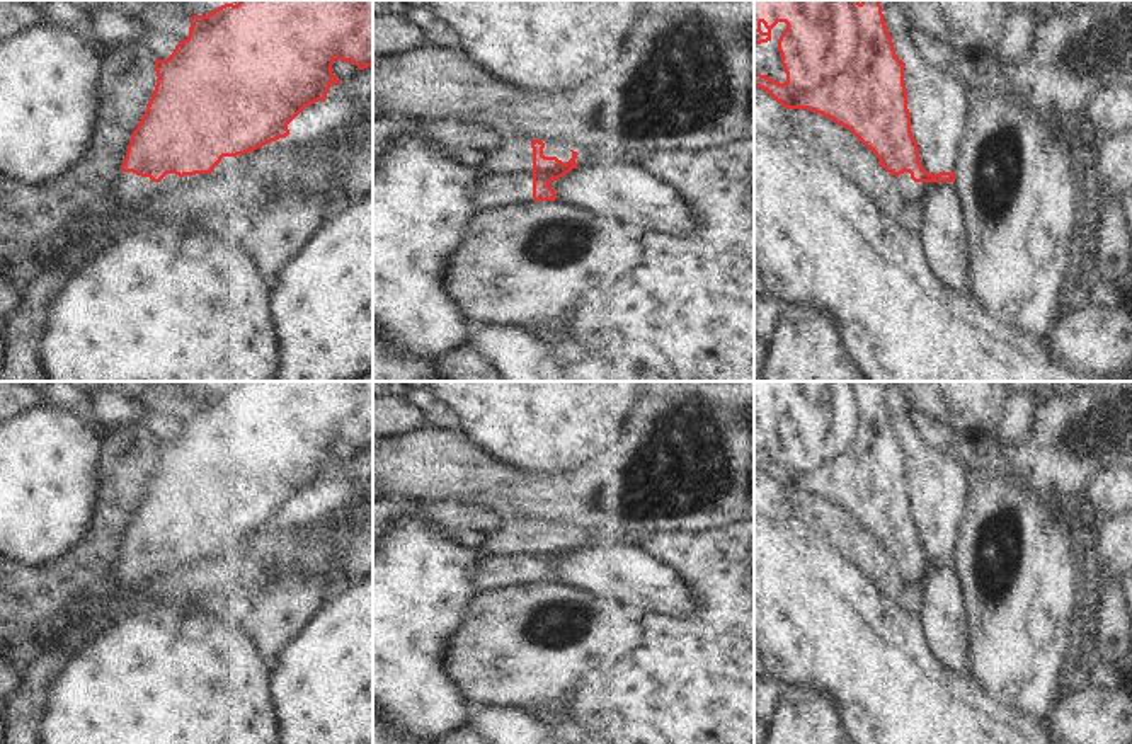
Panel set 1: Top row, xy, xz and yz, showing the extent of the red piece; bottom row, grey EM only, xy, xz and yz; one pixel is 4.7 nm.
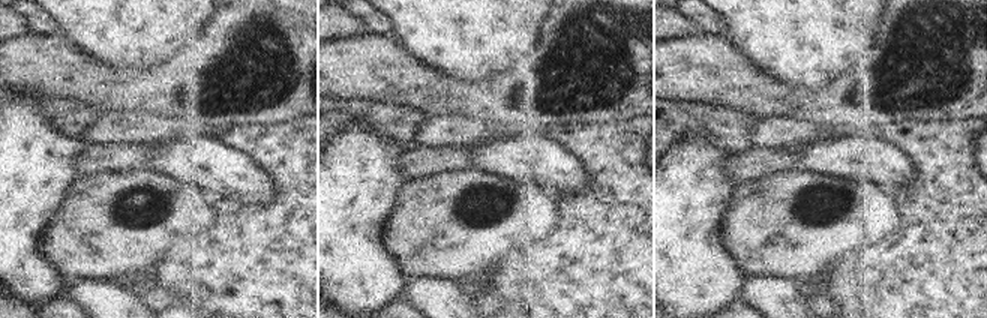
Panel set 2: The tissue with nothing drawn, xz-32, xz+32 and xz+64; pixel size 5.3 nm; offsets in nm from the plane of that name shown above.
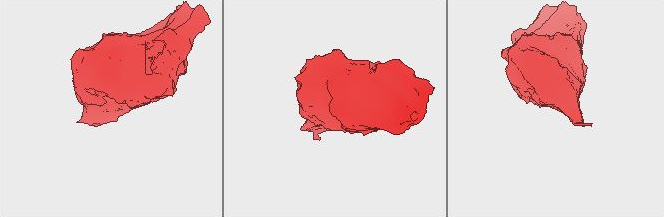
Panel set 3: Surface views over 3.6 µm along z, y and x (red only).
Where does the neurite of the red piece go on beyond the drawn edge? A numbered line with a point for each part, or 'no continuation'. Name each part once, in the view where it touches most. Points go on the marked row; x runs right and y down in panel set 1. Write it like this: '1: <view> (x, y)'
1: xz (557, 150)

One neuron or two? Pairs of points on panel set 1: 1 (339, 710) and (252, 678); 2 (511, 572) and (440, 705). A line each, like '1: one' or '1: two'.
1: two
2: two

